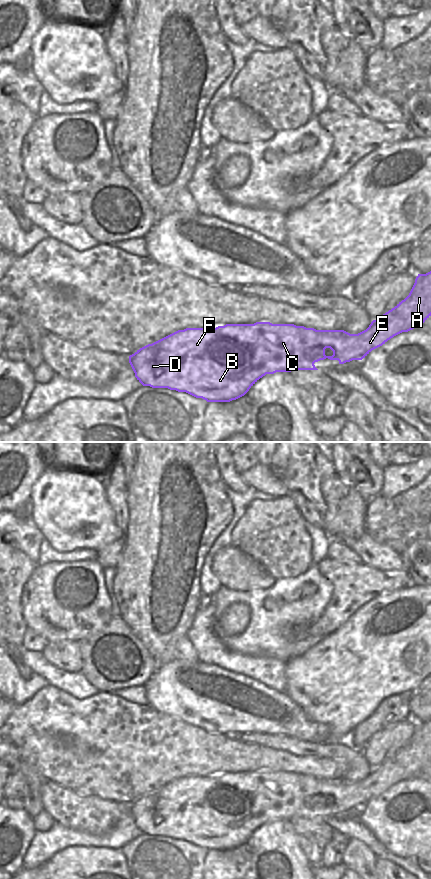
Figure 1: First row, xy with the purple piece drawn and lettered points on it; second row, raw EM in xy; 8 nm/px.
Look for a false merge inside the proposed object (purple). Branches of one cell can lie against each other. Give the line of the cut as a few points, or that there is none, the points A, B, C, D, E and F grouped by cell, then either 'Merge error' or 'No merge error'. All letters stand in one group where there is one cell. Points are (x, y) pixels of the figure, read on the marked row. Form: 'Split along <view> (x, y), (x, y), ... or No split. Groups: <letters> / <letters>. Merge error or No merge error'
No split. Groups: A B C D E F. No merge error

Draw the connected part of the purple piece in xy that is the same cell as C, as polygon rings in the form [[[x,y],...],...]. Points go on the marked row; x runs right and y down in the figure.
[[[431,271],[418,274],[409,295],[380,318],[373,320],[366,330],[358,334],[350,334],[344,330],[316,330],[294,324],[270,322],[226,324],[216,328],[186,328],[140,348],[129,356],[129,363],[135,377],[143,386],[186,392],[207,402],[230,402],[244,396],[266,374],[292,370],[318,370],[314,363],[326,358],[338,360],[339,364],[362,360],[372,350],[382,346],[394,336],[414,328],[421,328],[430,316]]]

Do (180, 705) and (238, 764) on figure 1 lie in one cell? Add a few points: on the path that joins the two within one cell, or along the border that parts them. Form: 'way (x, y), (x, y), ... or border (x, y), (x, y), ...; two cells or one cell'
border (184, 722), (206, 731), (223, 733), (229, 736); two cells

